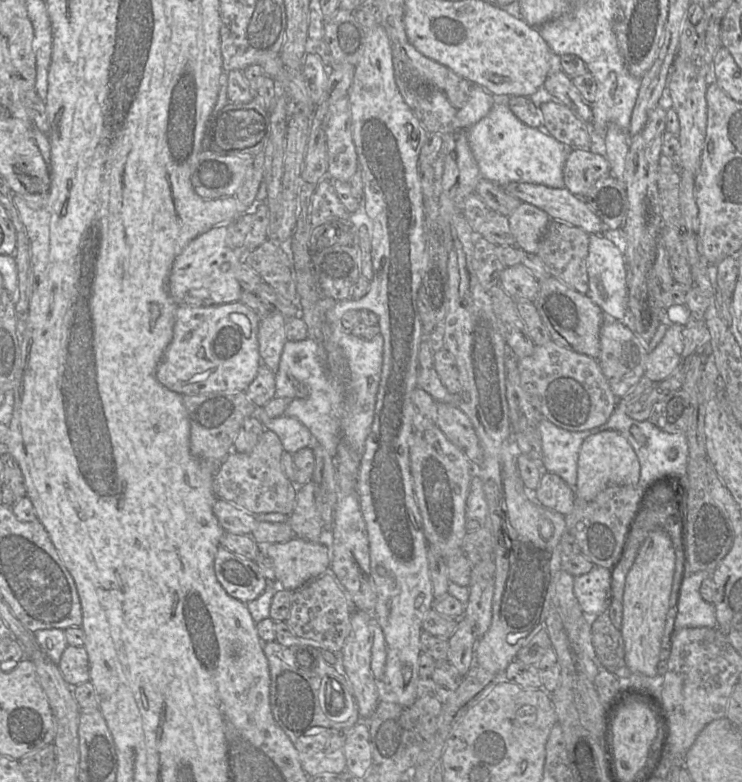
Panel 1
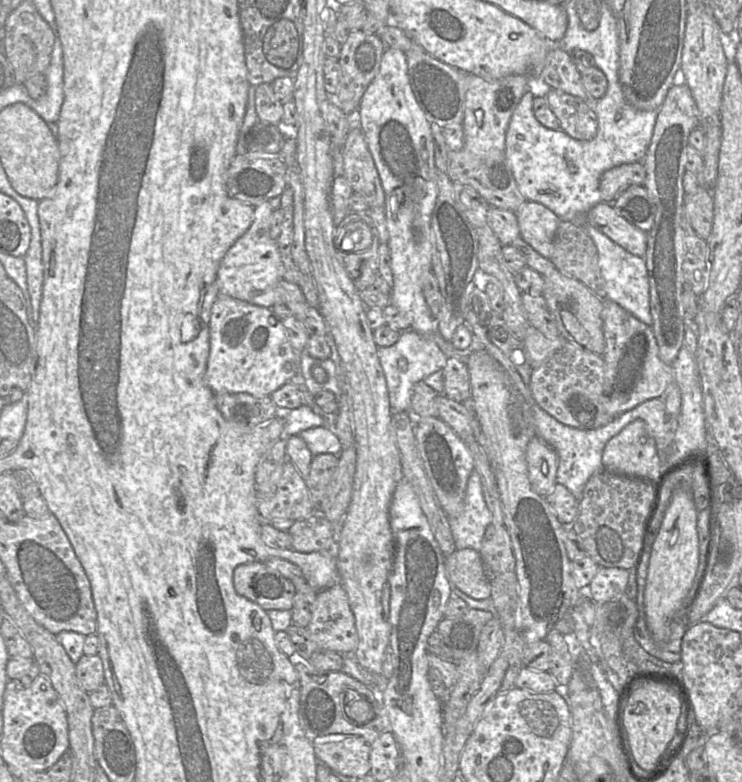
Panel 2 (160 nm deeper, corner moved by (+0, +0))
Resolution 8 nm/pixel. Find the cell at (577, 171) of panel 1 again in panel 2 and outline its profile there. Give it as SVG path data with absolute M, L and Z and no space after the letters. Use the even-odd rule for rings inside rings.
M642 162L626 163L606 170L599 183L601 202L612 204L617 194L630 185L643 185L646 170Z

